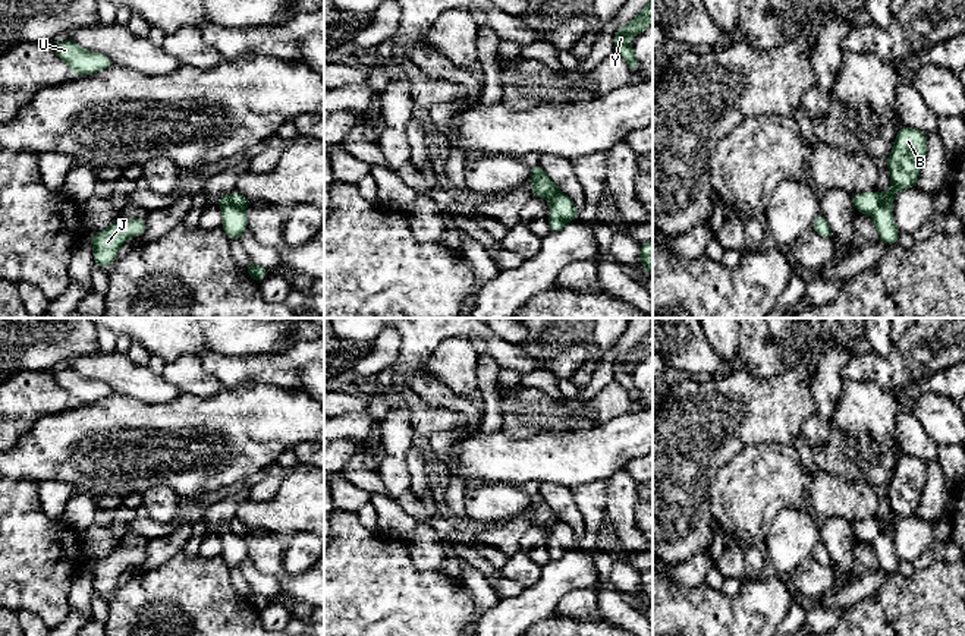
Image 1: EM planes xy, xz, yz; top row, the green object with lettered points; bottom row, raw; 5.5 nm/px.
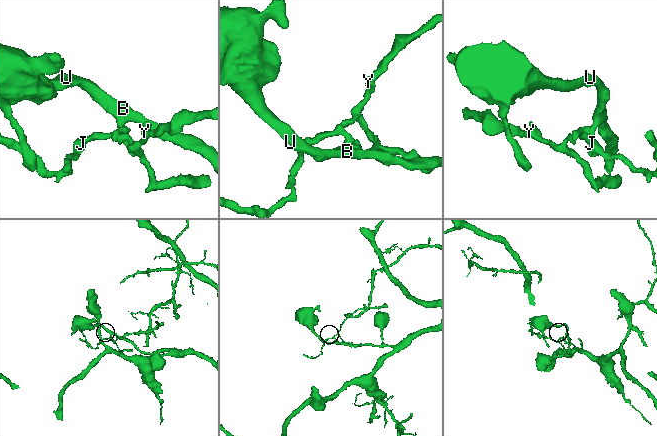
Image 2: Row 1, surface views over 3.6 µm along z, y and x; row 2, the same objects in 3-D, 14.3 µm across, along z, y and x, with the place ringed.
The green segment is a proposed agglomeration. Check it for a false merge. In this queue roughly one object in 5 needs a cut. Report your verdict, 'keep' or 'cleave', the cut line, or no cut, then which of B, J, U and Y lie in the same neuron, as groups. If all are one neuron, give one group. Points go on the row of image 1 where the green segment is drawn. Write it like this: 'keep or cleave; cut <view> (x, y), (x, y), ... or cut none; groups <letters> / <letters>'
cleave; cut yz (885, 194), (885, 201), (871, 214); groups B U / J Y

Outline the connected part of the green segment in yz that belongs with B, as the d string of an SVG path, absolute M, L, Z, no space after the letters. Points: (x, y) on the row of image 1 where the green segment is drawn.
M900 126L887 157L892 188L884 192L883 205L873 214L880 240L886 245L898 243L898 229L893 220L893 198L896 192L915 188L921 164L927 155L927 133Z

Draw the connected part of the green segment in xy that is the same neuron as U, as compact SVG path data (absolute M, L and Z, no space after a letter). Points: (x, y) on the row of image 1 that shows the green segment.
M72 40L63 42L53 41L51 45L54 53L69 66L72 75L91 75L113 66L111 59L106 54L88 51Z

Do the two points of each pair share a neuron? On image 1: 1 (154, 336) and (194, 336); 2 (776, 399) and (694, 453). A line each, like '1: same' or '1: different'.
1: same
2: same

